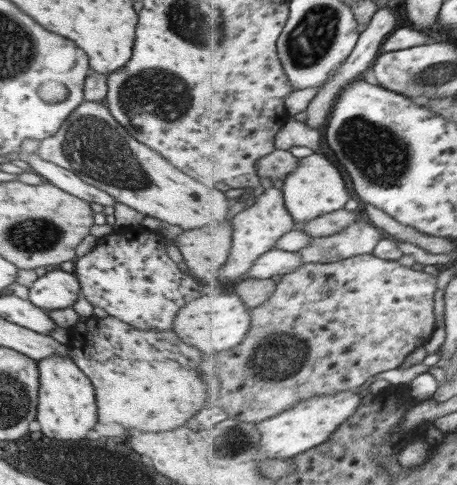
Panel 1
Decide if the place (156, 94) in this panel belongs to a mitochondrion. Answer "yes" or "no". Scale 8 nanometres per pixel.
yes

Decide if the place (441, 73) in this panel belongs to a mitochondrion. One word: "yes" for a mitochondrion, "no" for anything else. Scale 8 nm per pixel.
yes

